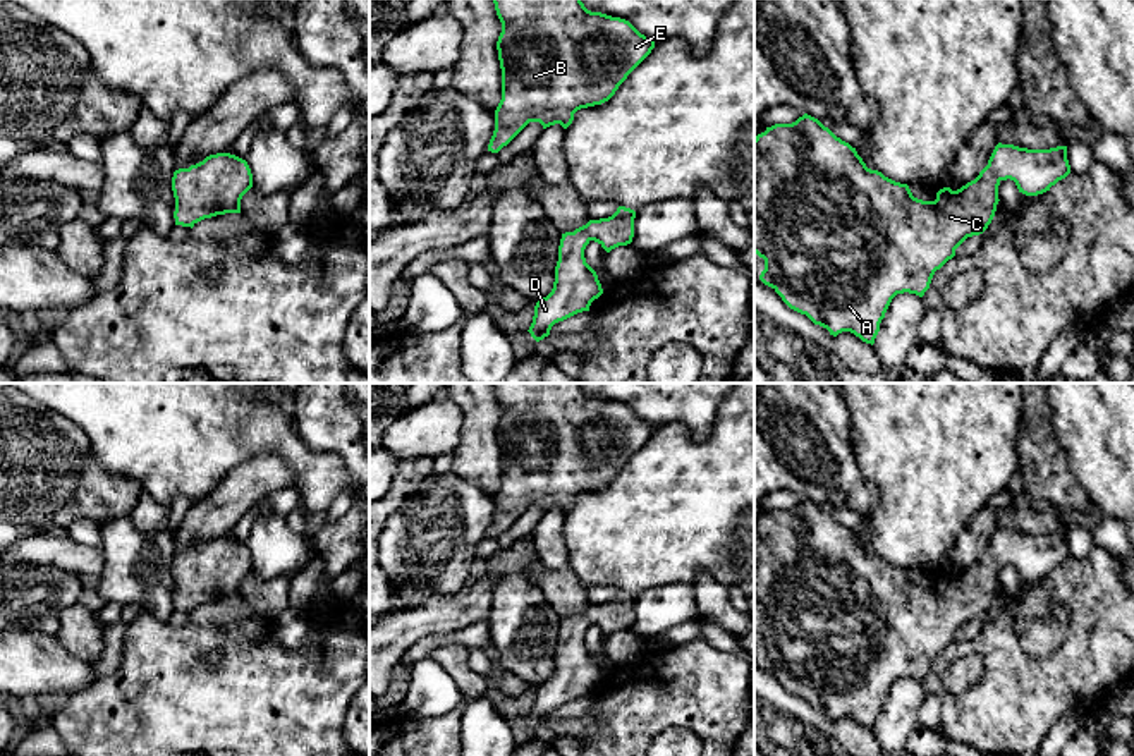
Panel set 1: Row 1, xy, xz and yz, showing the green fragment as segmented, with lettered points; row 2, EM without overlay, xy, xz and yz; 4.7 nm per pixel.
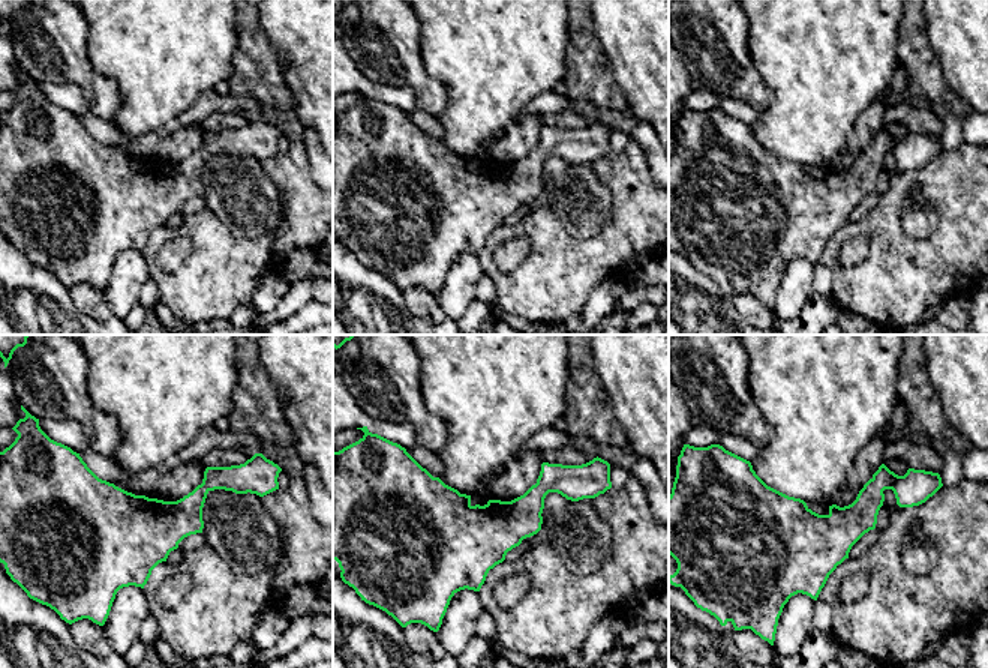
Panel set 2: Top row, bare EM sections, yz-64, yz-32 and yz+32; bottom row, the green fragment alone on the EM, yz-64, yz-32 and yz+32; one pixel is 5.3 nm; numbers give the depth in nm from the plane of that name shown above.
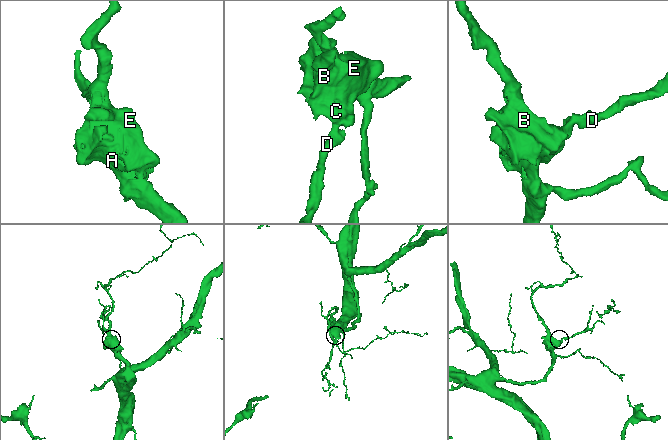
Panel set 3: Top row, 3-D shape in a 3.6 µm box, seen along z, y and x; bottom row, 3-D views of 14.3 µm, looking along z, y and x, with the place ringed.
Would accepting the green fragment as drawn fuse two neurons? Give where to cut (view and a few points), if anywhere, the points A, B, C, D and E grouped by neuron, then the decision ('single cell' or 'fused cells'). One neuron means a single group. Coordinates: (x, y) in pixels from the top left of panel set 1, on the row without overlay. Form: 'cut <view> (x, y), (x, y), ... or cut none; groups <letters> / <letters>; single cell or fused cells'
cut none; groups A B C D E; single cell

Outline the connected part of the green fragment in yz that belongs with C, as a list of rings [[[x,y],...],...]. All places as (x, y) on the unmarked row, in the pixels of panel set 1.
[[[804,498],[792,509],[775,509],[754,522],[754,637],[765,644],[759,665],[830,720],[850,716],[873,730],[892,684],[904,677],[923,682],[935,656],[955,641],[955,634],[988,613],[1002,565],[1010,564],[1019,577],[1038,581],[1069,558],[1067,531],[1027,534],[998,527],[974,565],[957,576],[943,572],[935,586],[923,586],[912,581],[907,569],[868,553],[856,533]]]

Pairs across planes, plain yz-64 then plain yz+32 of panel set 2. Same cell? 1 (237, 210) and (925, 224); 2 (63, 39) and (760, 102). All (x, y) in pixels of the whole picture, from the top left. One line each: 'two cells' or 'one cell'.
1: one cell
2: one cell

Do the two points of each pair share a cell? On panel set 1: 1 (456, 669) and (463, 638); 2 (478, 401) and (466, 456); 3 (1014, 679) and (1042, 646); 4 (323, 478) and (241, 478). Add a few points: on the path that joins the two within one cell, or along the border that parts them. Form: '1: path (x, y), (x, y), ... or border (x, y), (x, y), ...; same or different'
1: border (469, 650), (459, 645), (440, 645), (428, 655); different
2: path (478, 414), (478, 442); same
3: border (1014, 621), (1019, 645), (1036, 658), (1067, 636); different
4: border (258, 456), (277, 454), (291, 469), (294, 485); different

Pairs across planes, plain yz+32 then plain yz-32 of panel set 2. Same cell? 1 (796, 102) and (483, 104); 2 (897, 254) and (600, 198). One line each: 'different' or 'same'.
1: same
2: different

